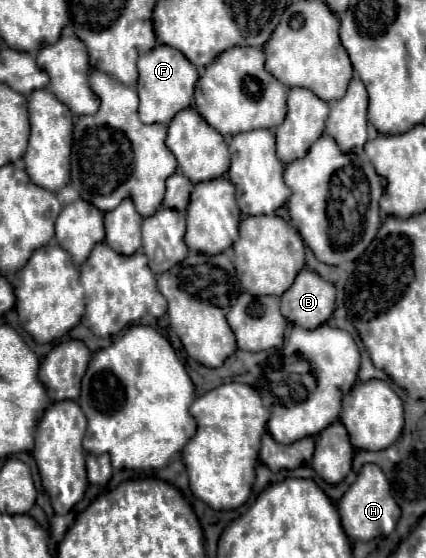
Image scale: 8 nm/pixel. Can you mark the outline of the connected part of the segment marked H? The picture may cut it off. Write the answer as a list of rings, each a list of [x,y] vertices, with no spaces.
[[[367,463],[361,467],[355,483],[337,501],[337,509],[341,515],[341,525],[353,541],[357,541],[357,539],[369,541],[369,539],[379,537],[379,535],[389,535],[395,529],[395,523],[401,515],[401,509],[391,495],[391,487],[387,483],[385,473],[373,463]]]

